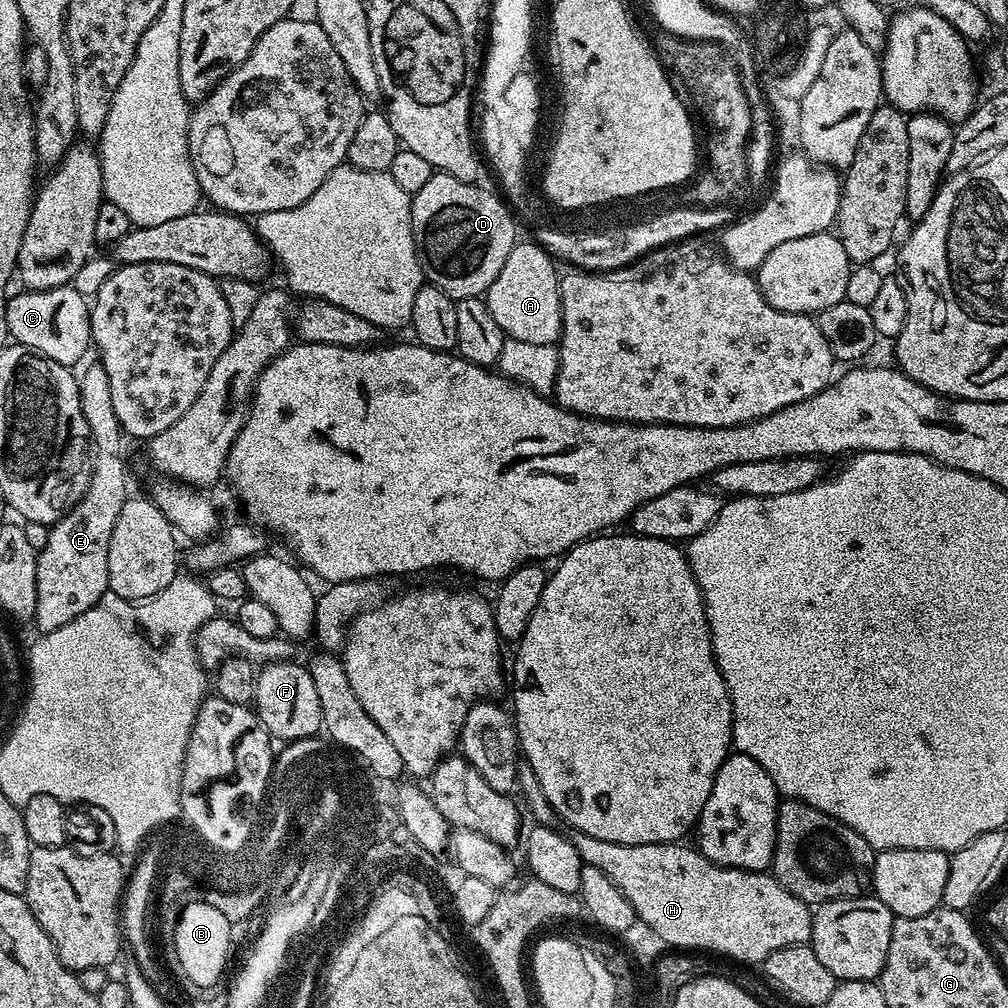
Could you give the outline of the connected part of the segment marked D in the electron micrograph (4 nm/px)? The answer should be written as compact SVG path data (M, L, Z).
M433 171L430 182L426 182L422 190L411 193L412 233L416 252L420 256L420 269L427 283L440 288L455 301L471 296L483 297L494 278L498 278L498 270L506 266L506 258L510 258L510 250L518 242L516 224L512 221L513 213L509 205L496 192L497 197L480 187L479 183L458 182L458 178L450 174Z

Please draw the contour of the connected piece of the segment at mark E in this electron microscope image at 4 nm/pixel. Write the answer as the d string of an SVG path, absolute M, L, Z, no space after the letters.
M92 362L92 365L83 373L79 373L80 381L80 401L82 402L82 414L86 418L86 426L88 427L88 439L90 441L90 459L92 461L92 481L88 484L88 492L83 498L56 524L51 525L48 529L48 537L46 538L46 546L36 557L38 564L38 602L36 606L35 627L40 627L41 633L50 630L58 630L58 626L66 626L66 622L70 622L74 618L78 618L78 614L86 614L86 610L90 610L90 606L94 606L108 592L108 571L106 570L106 558L110 550L110 534L114 534L114 522L118 522L118 514L122 510L122 506L130 499L128 492L128 472L124 469L124 443L126 437L120 429L118 418L114 414L114 402L110 402L110 378L106 374L106 370L98 362Z

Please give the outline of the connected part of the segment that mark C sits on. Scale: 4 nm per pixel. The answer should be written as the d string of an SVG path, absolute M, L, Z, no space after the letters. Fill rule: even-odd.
M65 286L54 290L30 292L20 290L8 301L6 322L10 326L10 337L19 347L27 348L38 356L45 356L59 364L76 366L87 354L92 342L92 314L89 301L84 301L76 286Z

